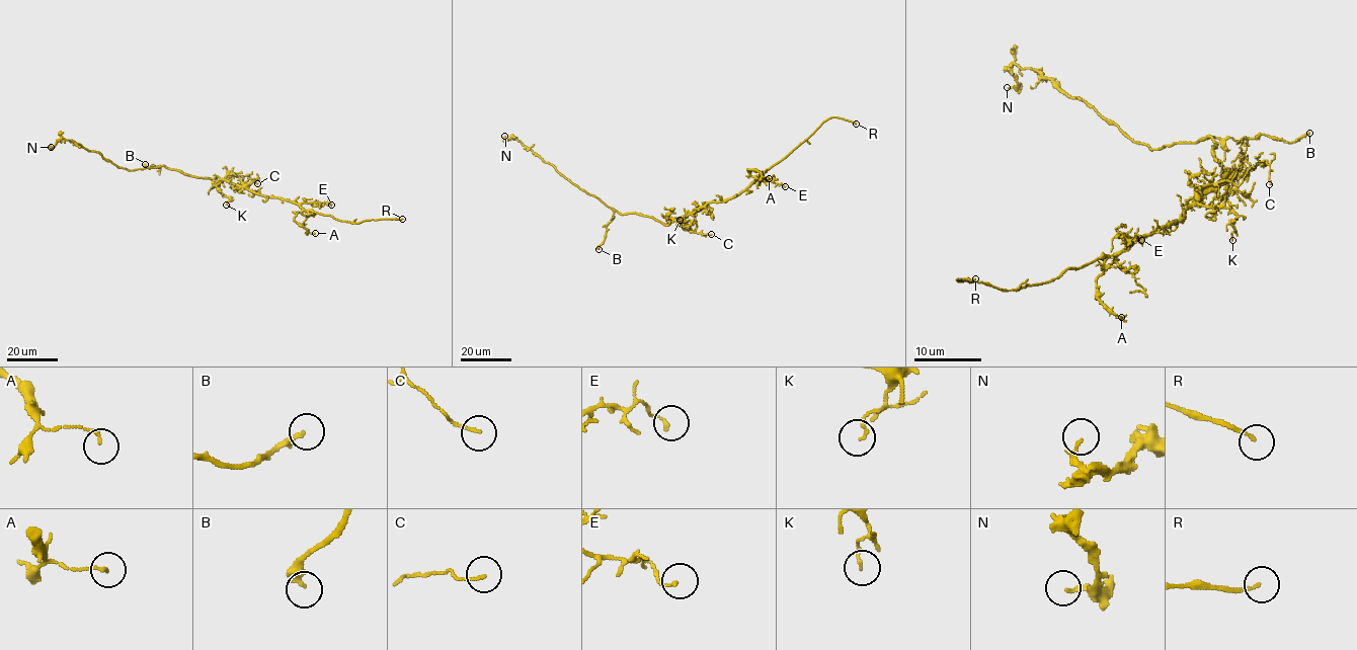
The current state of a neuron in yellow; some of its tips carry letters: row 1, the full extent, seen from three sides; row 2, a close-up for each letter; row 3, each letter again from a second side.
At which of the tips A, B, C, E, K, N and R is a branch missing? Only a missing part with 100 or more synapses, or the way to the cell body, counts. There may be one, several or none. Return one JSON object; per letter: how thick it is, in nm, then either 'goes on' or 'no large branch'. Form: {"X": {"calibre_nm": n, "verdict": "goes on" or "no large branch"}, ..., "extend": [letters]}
{"A": {"calibre_nm": 130, "verdict": "no large branch"}, "B": {"calibre_nm": 260, "verdict": "no large branch"}, "C": {"calibre_nm": 120, "verdict": "no large branch"}, "E": {"calibre_nm": 140, "verdict": "no large branch"}, "K": {"calibre_nm": 100, "verdict": "no large branch"}, "N": {"calibre_nm": 150, "verdict": "no large branch"}, "R": {"calibre_nm": 120, "verdict": "goes on"}, "extend": ["R"]}

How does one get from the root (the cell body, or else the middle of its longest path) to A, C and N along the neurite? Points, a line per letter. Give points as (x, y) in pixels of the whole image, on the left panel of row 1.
A: (224, 179), (253, 192), (296, 202), (303, 210), (296, 213), (294, 220), (315, 233)
C: (224, 179), (230, 182), (226, 176), (248, 175), (257, 183)
N: (224, 179), (198, 178), (164, 166), (128, 170), (106, 161), (98, 152), (89, 151), (63, 139), (51, 147)

